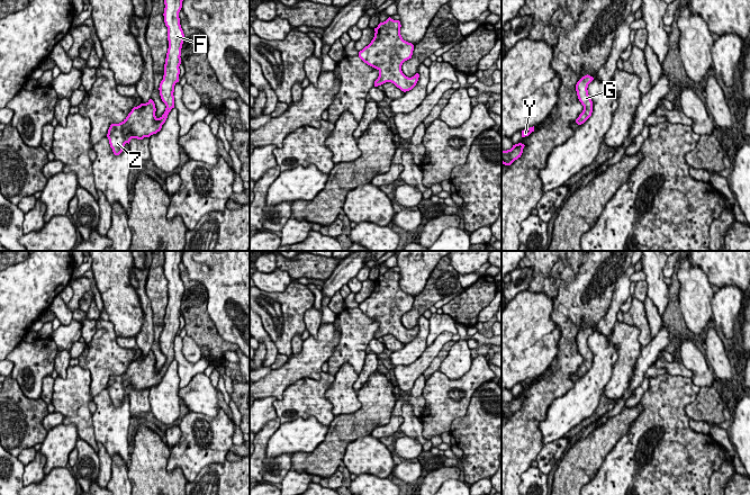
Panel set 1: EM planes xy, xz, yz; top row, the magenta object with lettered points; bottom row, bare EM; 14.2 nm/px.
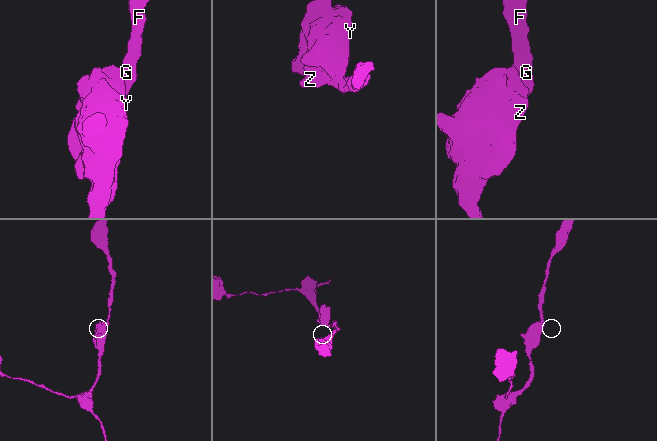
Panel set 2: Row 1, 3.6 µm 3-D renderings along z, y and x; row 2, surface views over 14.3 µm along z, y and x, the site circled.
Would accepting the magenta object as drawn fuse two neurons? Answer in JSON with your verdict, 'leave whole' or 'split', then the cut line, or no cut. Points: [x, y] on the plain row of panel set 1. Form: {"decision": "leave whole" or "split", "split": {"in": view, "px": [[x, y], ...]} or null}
{"decision": "leave whole", "split": null}

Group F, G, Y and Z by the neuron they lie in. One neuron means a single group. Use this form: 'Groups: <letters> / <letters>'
Groups: F G Y Z

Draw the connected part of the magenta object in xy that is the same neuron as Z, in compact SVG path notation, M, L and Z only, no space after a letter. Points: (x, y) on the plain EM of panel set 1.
M164 251L164 274L168 279L168 292L169 300L166 305L165 316L164 316L164 327L163 332L160 335L160 348L162 353L165 356L166 360L164 366L157 370L155 368L155 356L152 351L150 351L146 356L141 356L137 359L134 359L128 368L119 376L111 376L107 389L109 392L110 399L115 407L119 407L126 395L129 396L132 390L143 392L144 389L150 389L153 386L156 386L161 382L162 377L165 375L169 364L172 360L174 360L174 338L179 334L180 326L180 316L181 316L181 300L184 292L184 286L180 277L179 264L182 260L183 251Z

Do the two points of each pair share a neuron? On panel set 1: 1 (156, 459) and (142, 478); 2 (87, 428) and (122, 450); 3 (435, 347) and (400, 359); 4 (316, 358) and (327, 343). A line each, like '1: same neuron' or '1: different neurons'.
1: same neuron
2: different neurons
3: different neurons
4: same neuron

